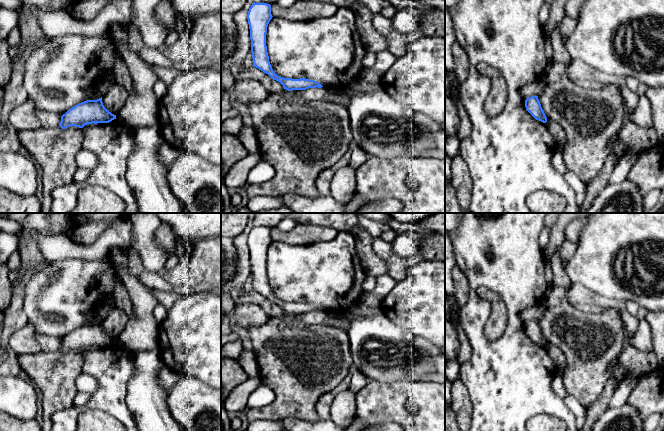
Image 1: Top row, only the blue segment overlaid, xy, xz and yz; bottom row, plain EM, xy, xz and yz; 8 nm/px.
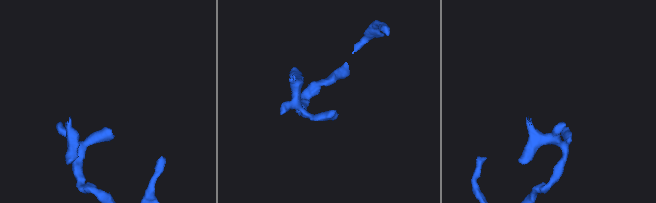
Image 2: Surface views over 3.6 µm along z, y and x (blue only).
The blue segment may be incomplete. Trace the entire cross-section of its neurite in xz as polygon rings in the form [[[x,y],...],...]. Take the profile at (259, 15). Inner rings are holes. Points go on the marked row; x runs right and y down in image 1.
[[[253,2],[249,8],[247,19],[250,29],[253,66],[268,74],[273,80],[280,82],[288,91],[323,87],[314,80],[283,78],[273,71],[266,46],[267,27],[272,17],[270,4]]]

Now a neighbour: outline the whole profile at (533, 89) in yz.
[[[540,78],[533,83],[521,87],[519,89],[519,94],[524,100],[526,100],[531,96],[539,96],[545,87],[546,83]]]

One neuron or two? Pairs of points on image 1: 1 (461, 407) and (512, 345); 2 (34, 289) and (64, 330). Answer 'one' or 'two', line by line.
1: two
2: one

